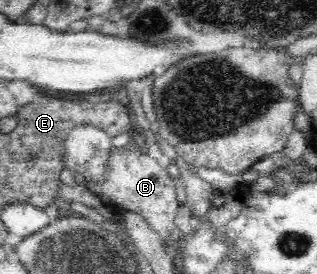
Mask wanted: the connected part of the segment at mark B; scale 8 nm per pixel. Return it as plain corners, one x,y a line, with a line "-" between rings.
135,145
112,149
108,164
109,173
105,181
99,185
86,183
86,188
102,202
113,202
123,210
141,214
149,227
166,243
176,226
174,217
179,207
174,191
175,181
144,148

